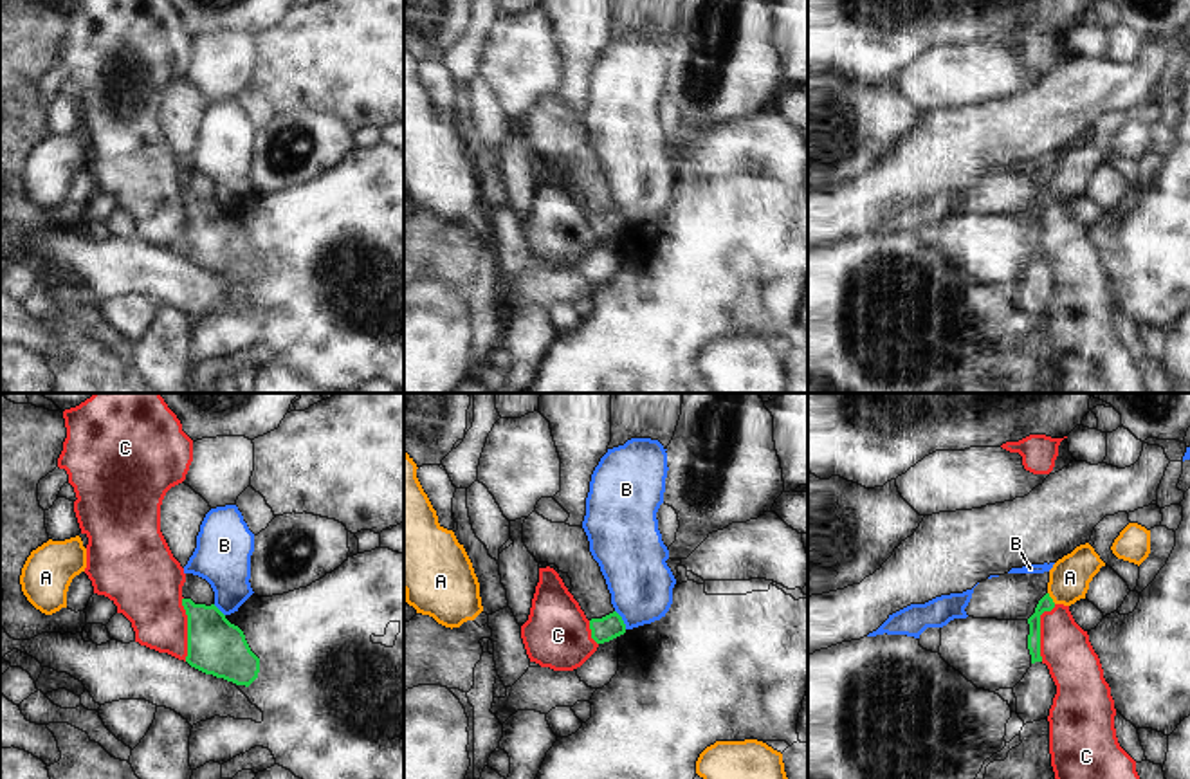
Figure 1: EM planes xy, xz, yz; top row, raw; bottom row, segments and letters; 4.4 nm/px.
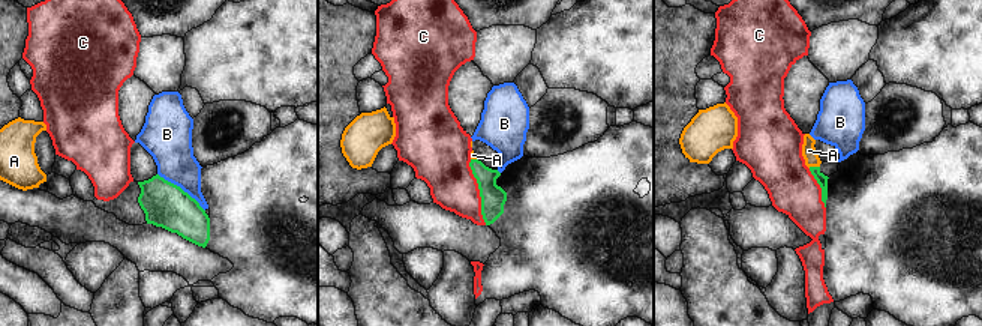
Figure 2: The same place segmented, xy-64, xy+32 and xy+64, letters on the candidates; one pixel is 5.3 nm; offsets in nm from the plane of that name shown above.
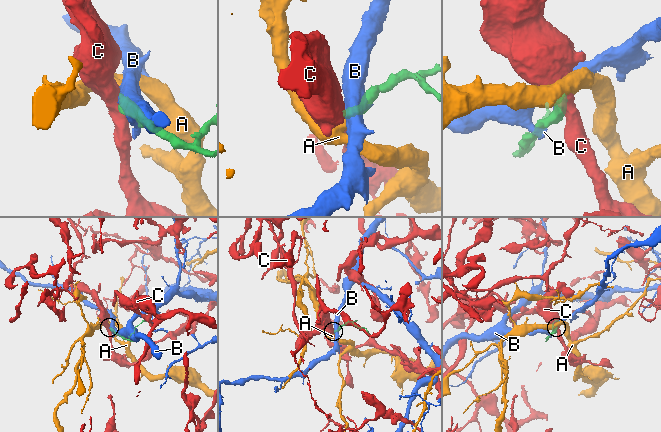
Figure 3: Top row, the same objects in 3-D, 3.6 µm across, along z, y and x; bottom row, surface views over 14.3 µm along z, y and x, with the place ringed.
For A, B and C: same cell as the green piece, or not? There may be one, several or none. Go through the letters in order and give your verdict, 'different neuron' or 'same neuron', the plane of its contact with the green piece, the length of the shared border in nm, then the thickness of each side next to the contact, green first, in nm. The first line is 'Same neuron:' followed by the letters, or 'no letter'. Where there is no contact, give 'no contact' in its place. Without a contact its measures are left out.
Same neuron: A
A: same neuron; meets green in yz; contact 70 nm long; 70 nm thick on the green side, 180 nm on the other
B: different neuron; meets green in xz; contact 100 nm long; 110 nm thick on the green side, 280 nm on the other
C: different neuron; meets green in xy; contact 280 nm long; 260 nm thick on the green side, 300 nm on the other

